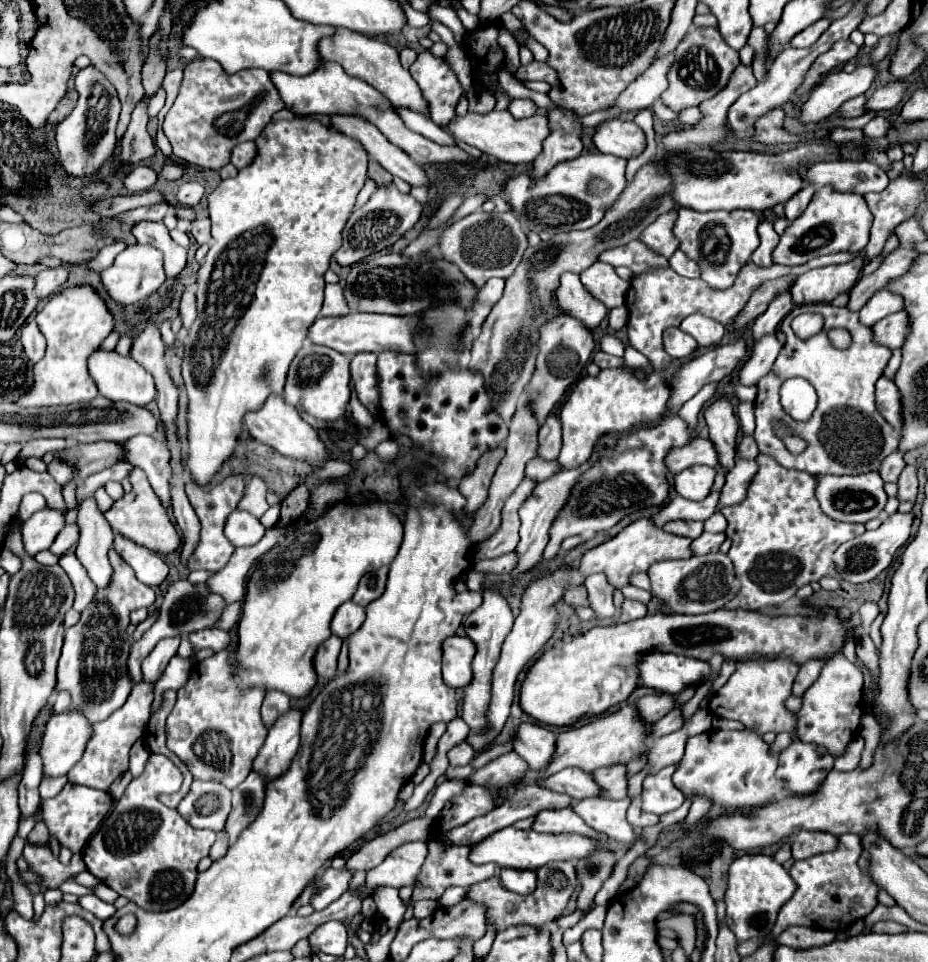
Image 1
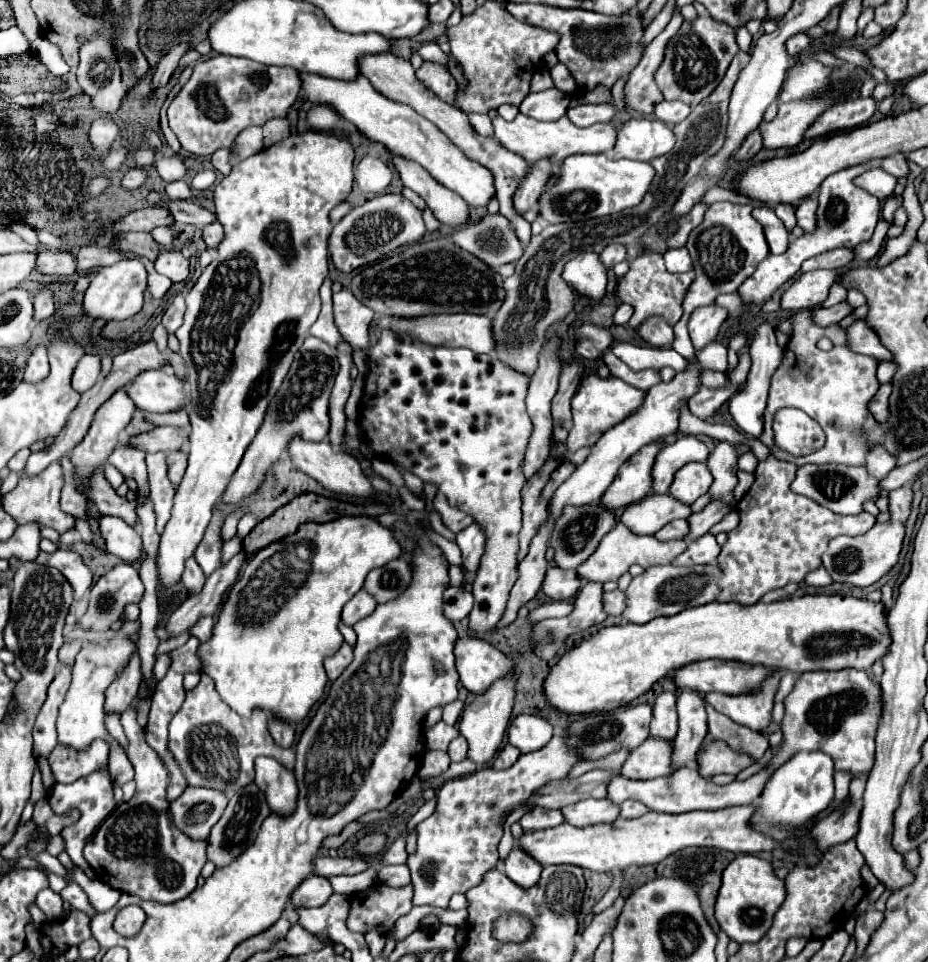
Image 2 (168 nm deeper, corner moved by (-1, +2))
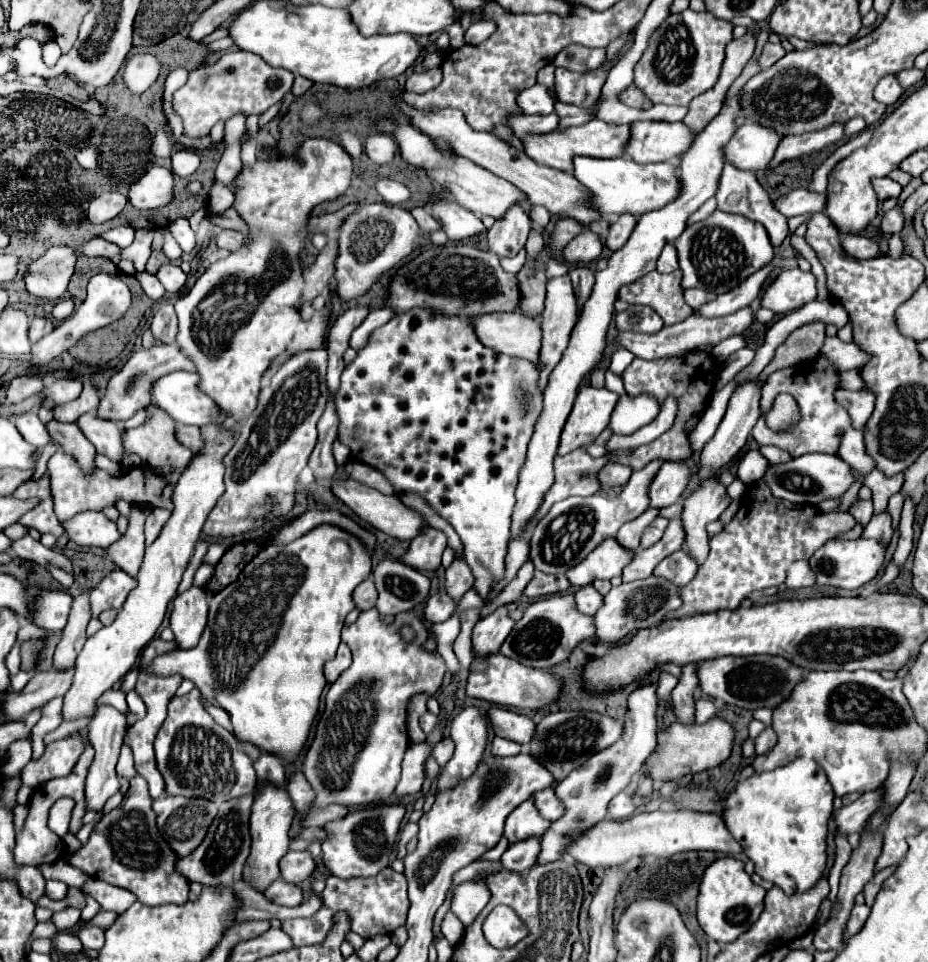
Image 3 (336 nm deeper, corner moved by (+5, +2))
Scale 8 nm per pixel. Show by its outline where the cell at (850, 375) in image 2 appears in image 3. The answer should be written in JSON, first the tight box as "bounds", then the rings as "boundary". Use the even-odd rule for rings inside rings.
{"bounds":[753,356,851,458],"boundary":[[[817,356],[809,362],[797,364],[793,368],[783,368],[777,370],[769,376],[767,384],[763,386],[763,396],[761,396],[761,418],[757,420],[755,428],[753,428],[753,438],[759,446],[765,444],[773,444],[779,446],[781,450],[787,450],[793,458],[809,454],[809,452],[827,452],[827,454],[837,454],[839,448],[839,440],[841,434],[851,428],[851,418],[849,414],[843,410],[841,404],[835,402],[835,390],[839,388],[839,378],[837,378],[837,370],[827,362],[825,356]],[[787,392],[793,398],[797,398],[797,404],[801,408],[801,422],[797,428],[793,428],[791,432],[785,434],[775,434],[765,426],[763,414],[769,412],[773,400],[777,394]]]}

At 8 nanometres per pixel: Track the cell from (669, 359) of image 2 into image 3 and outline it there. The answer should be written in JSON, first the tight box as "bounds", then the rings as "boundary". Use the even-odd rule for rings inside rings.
{"bounds":[609,348,633,376],"boundary":[[[621,348],[621,350],[617,350],[615,354],[613,354],[613,358],[611,358],[611,366],[609,366],[609,370],[613,372],[613,374],[617,374],[617,376],[621,376],[623,374],[623,370],[631,364],[631,360],[633,360],[633,354],[629,352],[629,350],[625,350],[625,348]]]}

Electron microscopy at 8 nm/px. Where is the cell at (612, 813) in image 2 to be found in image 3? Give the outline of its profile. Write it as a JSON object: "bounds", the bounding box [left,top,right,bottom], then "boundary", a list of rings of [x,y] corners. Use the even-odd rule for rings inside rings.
{"bounds":[533,788,563,820],"boundary":[[[547,788],[547,790],[533,794],[533,802],[535,802],[539,814],[547,820],[557,820],[563,814],[563,804],[557,800],[553,788]]]}

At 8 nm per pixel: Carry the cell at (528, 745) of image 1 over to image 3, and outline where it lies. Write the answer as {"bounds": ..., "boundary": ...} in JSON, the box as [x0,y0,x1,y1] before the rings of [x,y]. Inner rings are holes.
{"bounds":[487,708,535,746],"boundary":[[[489,708],[487,712],[491,728],[495,736],[513,740],[521,746],[527,746],[535,734],[535,724],[523,714],[517,714],[513,710],[503,710],[503,708]]]}

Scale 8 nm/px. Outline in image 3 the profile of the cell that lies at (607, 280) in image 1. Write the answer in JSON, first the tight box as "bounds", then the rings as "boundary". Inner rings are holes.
{"bounds":[605,214,637,250],"boundary":[[[621,214],[621,216],[617,216],[615,222],[609,228],[609,236],[607,236],[605,244],[611,250],[619,250],[627,242],[627,238],[631,236],[631,232],[635,228],[635,222],[637,222],[637,218],[633,214]]]}

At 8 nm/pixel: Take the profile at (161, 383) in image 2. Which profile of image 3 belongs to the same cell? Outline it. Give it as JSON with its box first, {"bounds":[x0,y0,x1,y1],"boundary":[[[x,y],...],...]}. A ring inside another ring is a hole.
{"bounds":[151,372,225,424],"boundary":[[[171,372],[151,388],[151,402],[165,410],[177,424],[221,424],[225,420],[217,404],[199,390],[197,374]]]}

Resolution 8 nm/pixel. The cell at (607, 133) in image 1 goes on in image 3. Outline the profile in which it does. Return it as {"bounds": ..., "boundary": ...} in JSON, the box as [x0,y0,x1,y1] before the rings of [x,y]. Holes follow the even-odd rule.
{"bounds":[627,122,695,162],"boundary":[[[633,122],[627,156],[635,162],[667,162],[685,154],[695,140],[683,122]]]}

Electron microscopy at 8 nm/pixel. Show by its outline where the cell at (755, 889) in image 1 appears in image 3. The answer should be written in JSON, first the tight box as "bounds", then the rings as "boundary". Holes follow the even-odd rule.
{"bounds":[697,856,765,944],"boundary":[[[721,856],[705,868],[705,874],[701,878],[697,896],[697,922],[711,940],[719,944],[733,942],[745,930],[749,930],[753,922],[757,922],[763,910],[763,898],[765,890],[751,882],[749,874],[743,868],[743,862],[731,856]]]}

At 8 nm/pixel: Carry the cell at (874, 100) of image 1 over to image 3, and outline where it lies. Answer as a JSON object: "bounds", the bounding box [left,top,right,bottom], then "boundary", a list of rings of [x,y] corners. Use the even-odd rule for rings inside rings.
{"bounds":[767,124,843,170],"boundary":[[[835,124],[835,126],[829,126],[825,130],[817,130],[817,132],[811,132],[811,134],[785,136],[779,142],[779,146],[775,150],[775,156],[773,156],[767,170],[777,168],[785,160],[801,160],[805,156],[811,156],[811,154],[839,142],[841,138],[843,138],[843,124]]]}

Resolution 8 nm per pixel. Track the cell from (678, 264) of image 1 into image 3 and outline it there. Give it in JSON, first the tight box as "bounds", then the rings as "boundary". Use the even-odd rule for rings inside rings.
{"bounds":[657,244,679,272],"boundary":[[[667,244],[657,260],[657,270],[659,272],[673,272],[679,268],[679,262],[677,262],[677,250],[673,244]]]}

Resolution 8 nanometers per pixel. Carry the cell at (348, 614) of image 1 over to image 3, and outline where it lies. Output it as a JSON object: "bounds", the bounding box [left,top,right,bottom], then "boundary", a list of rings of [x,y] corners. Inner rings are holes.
{"bounds":[353,576,377,612],"boundary":[[[371,576],[355,588],[355,592],[353,592],[353,600],[355,600],[355,604],[357,604],[357,608],[359,608],[361,612],[363,612],[363,610],[369,610],[369,608],[375,606],[377,590],[375,590],[375,582],[373,582]]]}

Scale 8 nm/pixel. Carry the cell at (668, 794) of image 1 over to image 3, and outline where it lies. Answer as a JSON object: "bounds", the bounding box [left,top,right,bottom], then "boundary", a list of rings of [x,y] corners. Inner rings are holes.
{"bounds":[671,662,701,724],"boundary":[[[701,662],[699,664],[687,664],[687,666],[683,666],[681,668],[679,684],[671,692],[677,720],[683,722],[683,724],[693,724],[693,714],[695,714],[693,692],[699,686],[699,682],[697,682],[697,666],[701,666]]]}

